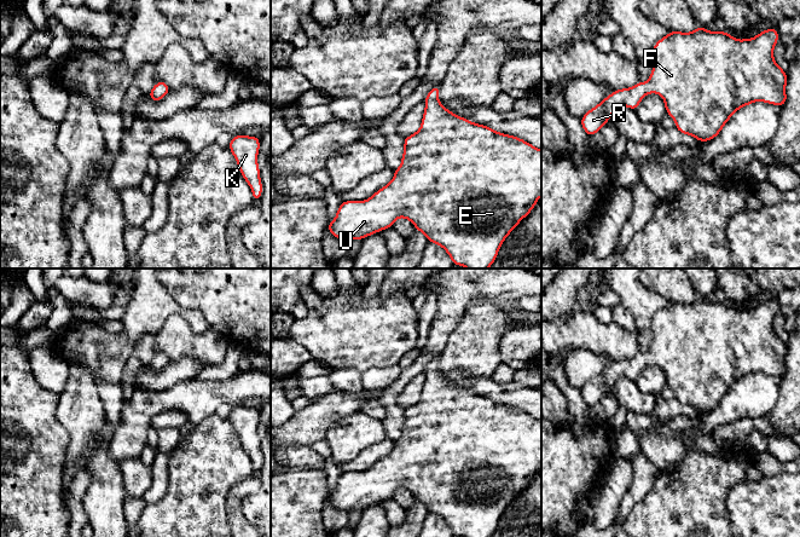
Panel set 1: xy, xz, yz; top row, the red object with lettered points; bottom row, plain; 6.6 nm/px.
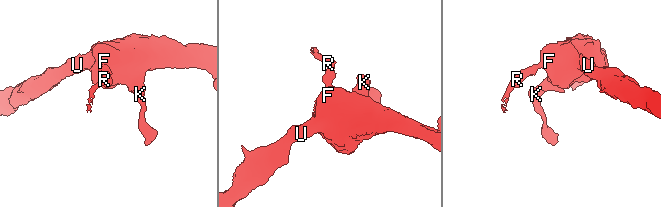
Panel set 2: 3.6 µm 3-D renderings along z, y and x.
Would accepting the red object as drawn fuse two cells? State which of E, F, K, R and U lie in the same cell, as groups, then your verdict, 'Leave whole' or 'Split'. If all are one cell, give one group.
Groups: E F K R U. Leave whole

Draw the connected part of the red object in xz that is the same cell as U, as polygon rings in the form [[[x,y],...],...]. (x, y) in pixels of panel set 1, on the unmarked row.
[[[435,357],[428,363],[421,399],[405,409],[401,435],[392,452],[366,472],[342,473],[327,500],[334,508],[349,513],[364,510],[392,498],[398,489],[406,489],[429,513],[442,518],[453,536],[492,537],[505,509],[541,468],[541,421],[515,406],[454,386],[439,373],[439,362],[440,357]]]

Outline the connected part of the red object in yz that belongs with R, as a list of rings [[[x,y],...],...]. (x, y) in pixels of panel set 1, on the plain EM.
[[[697,298],[691,304],[669,302],[654,316],[649,351],[614,362],[581,388],[581,397],[591,408],[609,394],[609,388],[620,377],[636,381],[645,365],[657,364],[663,369],[665,380],[680,404],[701,414],[708,412],[715,409],[732,385],[744,376],[759,371],[781,377],[785,375],[788,346],[773,330],[777,313],[776,299],[743,311],[737,311],[726,302],[709,302],[703,298]]]

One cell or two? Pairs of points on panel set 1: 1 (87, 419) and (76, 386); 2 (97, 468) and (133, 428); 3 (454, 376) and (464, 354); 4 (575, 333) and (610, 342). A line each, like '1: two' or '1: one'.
1: one
2: two
3: two
4: one

